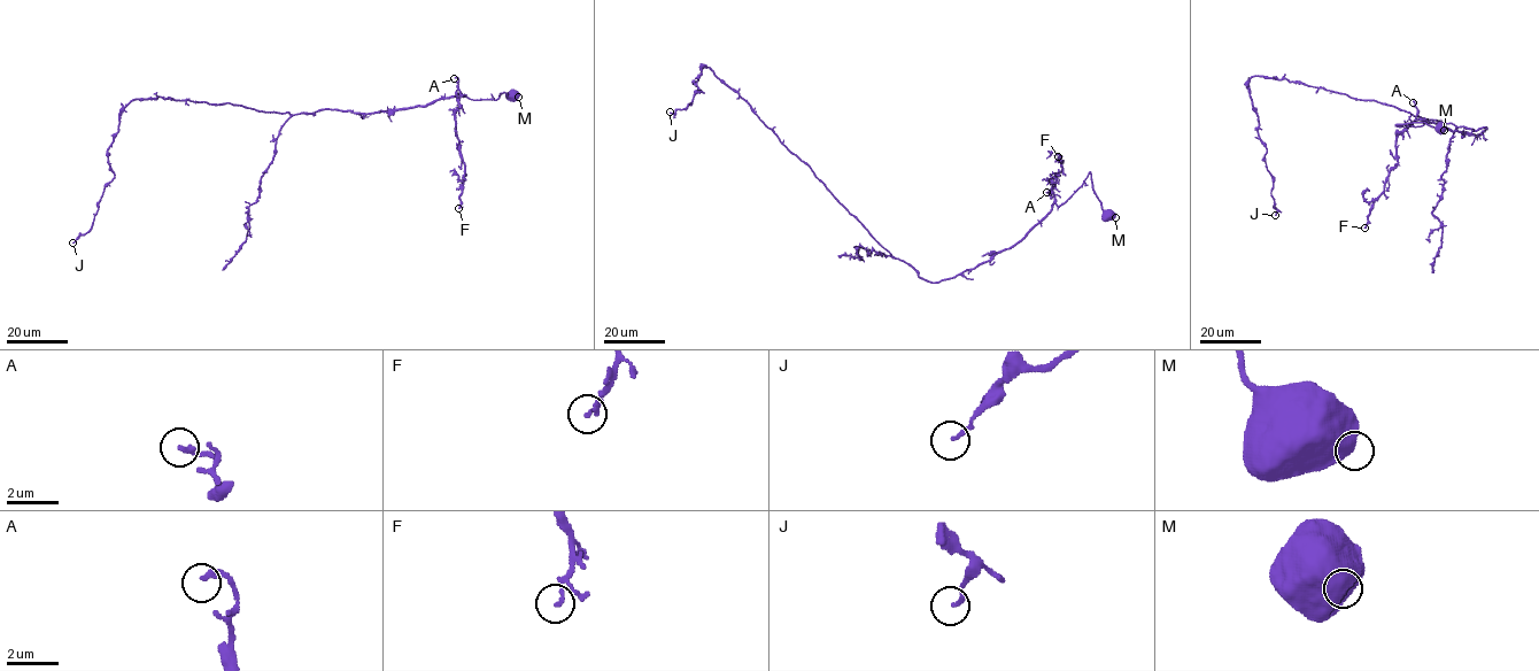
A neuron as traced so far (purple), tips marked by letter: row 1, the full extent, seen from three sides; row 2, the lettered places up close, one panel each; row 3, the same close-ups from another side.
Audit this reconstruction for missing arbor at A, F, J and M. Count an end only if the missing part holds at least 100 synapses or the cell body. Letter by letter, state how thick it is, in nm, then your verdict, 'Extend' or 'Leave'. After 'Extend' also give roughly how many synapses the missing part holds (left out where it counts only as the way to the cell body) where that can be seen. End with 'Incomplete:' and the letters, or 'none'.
A: Thickness 220 nm. Leave
F: Thickness 120 nm. Leave
J: Thickness 150 nm. Leave
M: Thickness 900 nm. Leave
Incomplete: none

